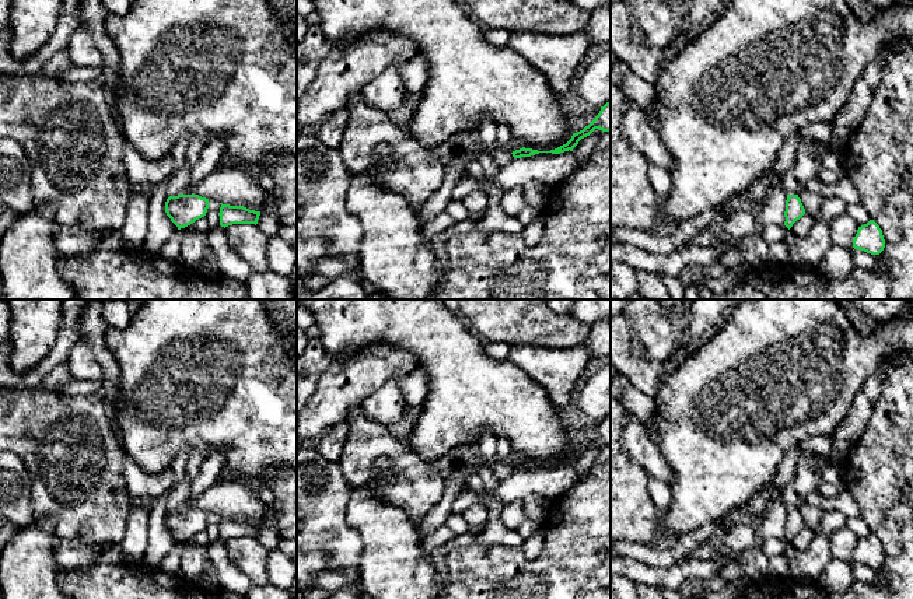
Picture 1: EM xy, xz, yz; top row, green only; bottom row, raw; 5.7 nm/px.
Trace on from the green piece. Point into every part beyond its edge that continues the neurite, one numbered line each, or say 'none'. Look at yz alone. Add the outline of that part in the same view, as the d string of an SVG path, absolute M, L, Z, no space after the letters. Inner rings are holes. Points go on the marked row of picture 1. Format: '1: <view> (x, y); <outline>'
none

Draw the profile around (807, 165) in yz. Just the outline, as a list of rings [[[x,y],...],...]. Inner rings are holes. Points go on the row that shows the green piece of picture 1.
[[[832,139],[801,140],[797,146],[795,161],[779,181],[787,195],[798,195],[811,178],[818,176],[822,161],[815,155],[814,147],[816,144],[823,144],[828,154],[837,153],[843,157],[846,151],[844,146],[837,144]]]

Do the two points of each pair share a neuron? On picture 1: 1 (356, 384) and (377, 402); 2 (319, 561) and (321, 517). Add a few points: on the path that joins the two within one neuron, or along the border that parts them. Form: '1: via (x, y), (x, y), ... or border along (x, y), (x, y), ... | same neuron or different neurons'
1: border along (399, 382), (389, 378), (360, 405) | different neurons
2: border along (311, 550), (321, 552), (333, 570) | different neurons

